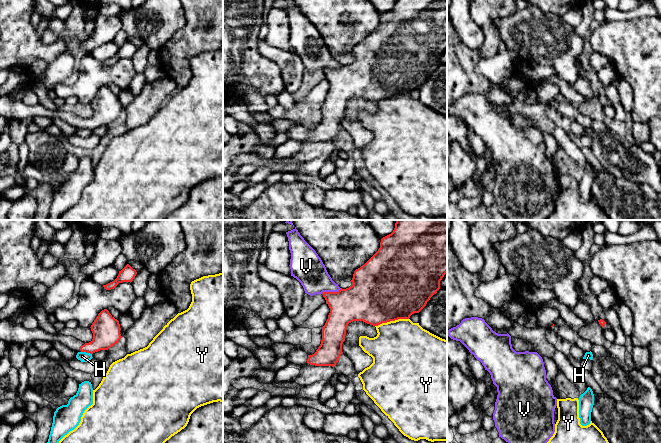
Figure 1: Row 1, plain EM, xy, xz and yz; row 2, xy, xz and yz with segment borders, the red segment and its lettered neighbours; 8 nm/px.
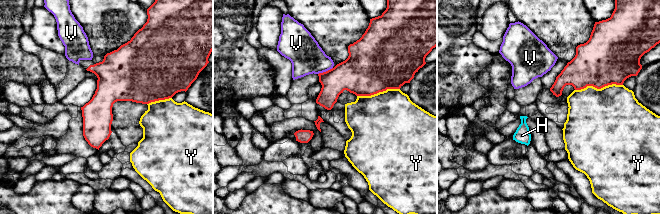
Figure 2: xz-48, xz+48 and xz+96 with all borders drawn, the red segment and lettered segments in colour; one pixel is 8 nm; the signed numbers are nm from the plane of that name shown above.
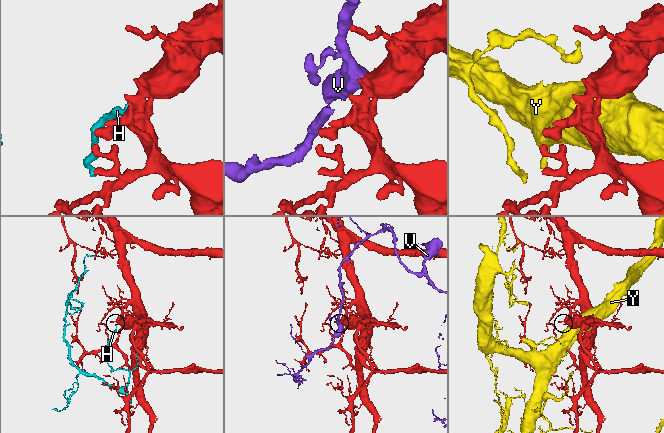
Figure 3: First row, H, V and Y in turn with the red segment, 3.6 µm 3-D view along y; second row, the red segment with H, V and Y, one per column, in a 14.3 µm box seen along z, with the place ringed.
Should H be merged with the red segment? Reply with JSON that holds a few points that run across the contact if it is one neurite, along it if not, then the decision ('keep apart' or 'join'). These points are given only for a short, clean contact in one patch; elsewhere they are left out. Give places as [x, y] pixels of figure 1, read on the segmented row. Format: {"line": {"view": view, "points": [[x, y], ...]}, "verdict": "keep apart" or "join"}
{"verdict": "keep apart"}

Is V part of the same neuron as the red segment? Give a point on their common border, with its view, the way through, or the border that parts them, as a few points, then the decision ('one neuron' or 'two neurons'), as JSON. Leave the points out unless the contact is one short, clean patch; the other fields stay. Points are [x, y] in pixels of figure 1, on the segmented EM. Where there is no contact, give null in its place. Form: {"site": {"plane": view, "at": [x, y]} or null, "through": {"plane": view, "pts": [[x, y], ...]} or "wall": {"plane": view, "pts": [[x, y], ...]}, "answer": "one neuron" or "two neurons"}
{"site": {"plane": "xz", "at": [331, 292]}, "wall": {"plane": "xz", "pts": [[341, 288], [337, 291], [323, 291], [321, 293]]}, "answer": "two neurons"}

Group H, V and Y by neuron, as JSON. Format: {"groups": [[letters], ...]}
{"groups": [["H"], ["V"], ["Y"]]}

